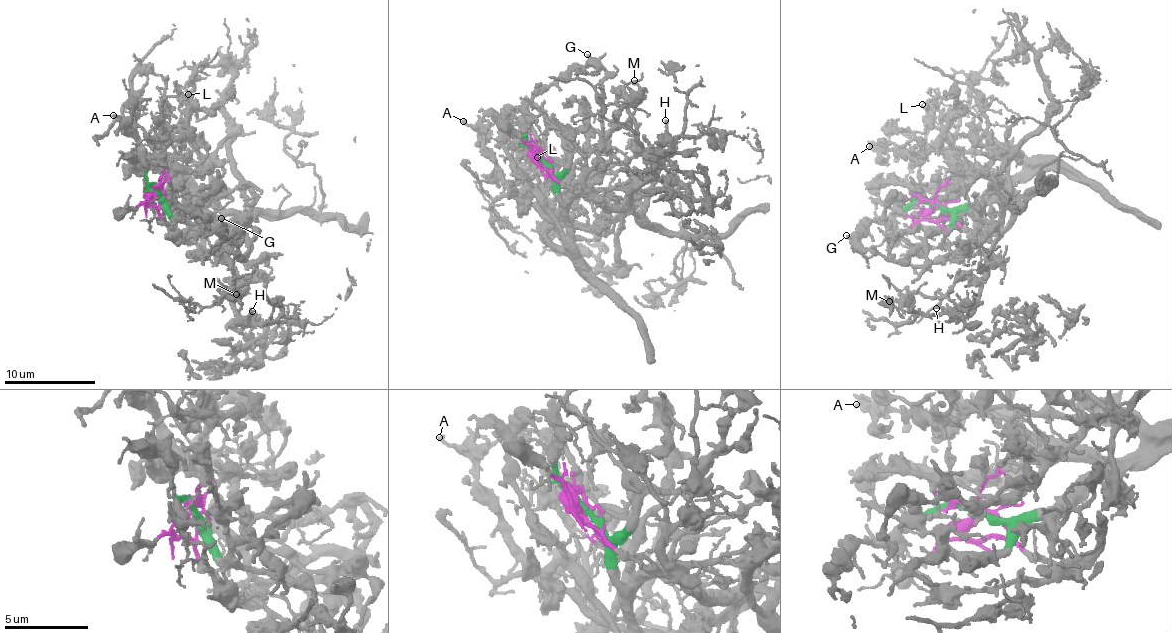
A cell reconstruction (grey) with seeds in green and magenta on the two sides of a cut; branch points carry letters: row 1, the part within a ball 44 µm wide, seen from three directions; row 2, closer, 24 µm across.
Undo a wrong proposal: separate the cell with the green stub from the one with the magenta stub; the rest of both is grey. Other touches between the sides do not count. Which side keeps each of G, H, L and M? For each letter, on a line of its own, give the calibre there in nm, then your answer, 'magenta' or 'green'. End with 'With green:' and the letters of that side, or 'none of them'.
G: 200 nm thick; magenta
H: 180 nm thick; magenta
L: 170 nm thick; magenta
M: 190 nm thick; magenta
With green: none of them

